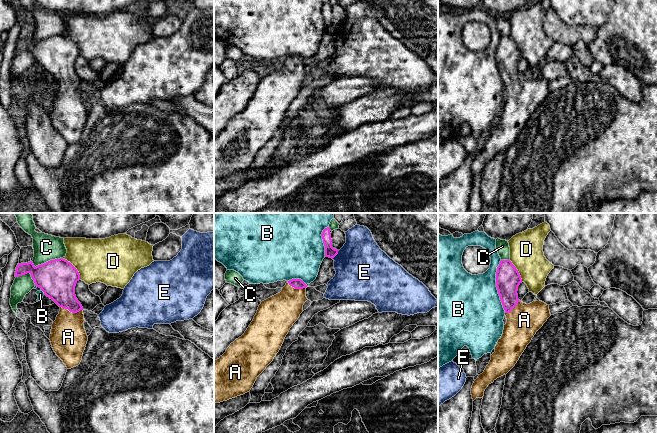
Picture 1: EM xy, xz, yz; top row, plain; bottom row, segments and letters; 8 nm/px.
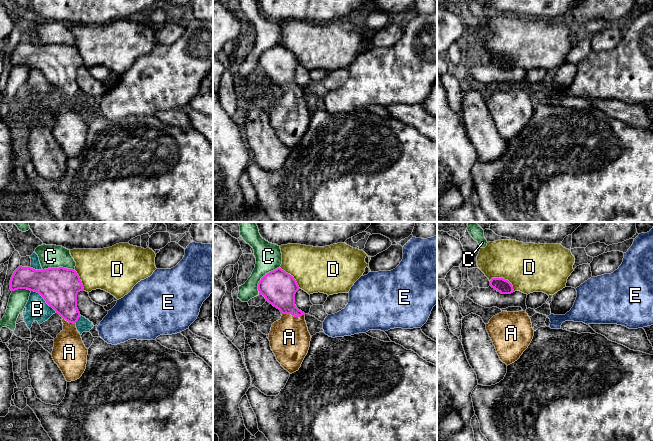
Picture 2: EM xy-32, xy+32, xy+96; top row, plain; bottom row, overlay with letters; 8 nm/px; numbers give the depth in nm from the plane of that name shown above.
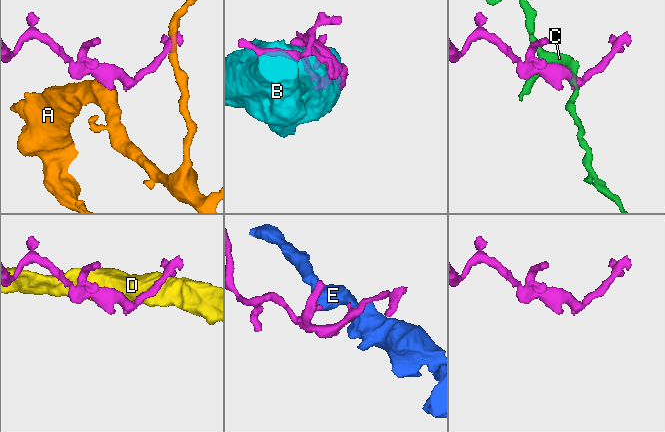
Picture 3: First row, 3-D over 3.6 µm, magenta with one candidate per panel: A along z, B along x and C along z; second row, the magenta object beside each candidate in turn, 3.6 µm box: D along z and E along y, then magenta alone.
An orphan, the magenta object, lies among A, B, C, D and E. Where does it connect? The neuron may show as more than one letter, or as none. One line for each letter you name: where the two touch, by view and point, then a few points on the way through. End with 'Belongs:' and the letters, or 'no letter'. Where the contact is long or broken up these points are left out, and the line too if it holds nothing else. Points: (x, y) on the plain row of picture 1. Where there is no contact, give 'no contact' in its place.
A: xy (71, 87) | across xy (58, 59), (71, 87), (68, 113)
Belongs: A

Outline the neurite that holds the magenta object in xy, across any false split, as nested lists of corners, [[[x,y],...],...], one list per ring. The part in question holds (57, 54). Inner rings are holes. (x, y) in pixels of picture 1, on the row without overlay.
[[[60,34],[36,43],[32,37],[17,41],[15,53],[27,49],[31,50],[35,62],[60,83],[49,114],[54,128],[67,145],[78,142],[88,117],[83,83],[75,71],[79,48],[70,38]]]

